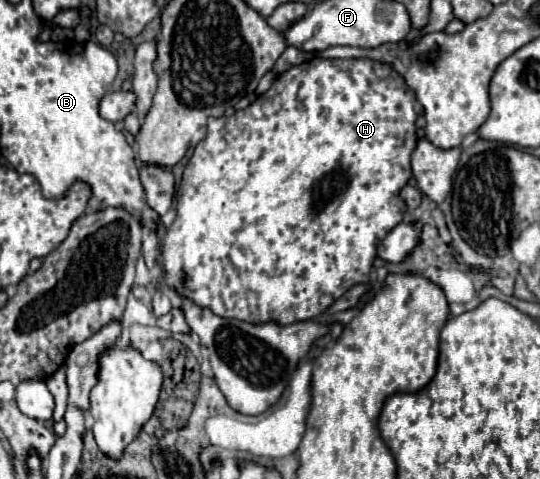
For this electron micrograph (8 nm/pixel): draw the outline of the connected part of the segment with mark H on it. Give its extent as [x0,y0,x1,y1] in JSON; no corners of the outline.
[158,57,420,325]

